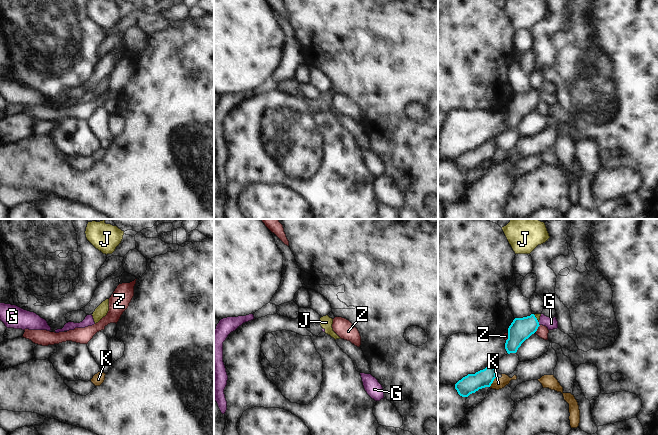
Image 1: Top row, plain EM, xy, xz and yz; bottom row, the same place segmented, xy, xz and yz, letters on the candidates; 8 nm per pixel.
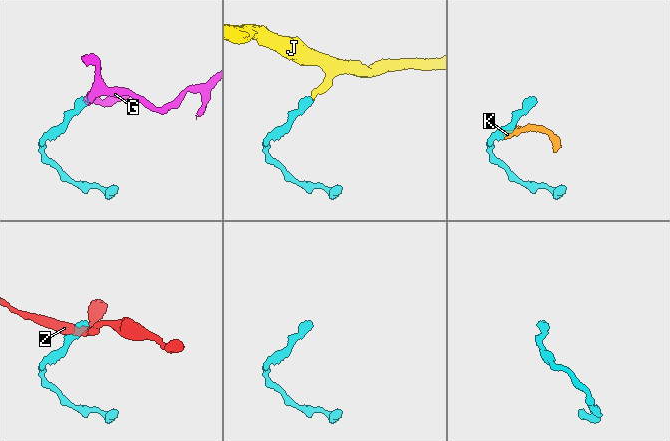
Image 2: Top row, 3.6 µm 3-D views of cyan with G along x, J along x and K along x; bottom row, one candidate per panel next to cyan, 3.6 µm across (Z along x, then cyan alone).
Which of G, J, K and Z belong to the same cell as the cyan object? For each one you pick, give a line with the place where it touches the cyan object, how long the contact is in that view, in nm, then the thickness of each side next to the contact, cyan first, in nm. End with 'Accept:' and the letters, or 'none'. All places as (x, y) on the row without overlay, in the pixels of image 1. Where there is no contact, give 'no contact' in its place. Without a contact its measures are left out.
J: contact yz (536, 94); length 80 nm; calibres 180 and 40 nm
Accept: J

